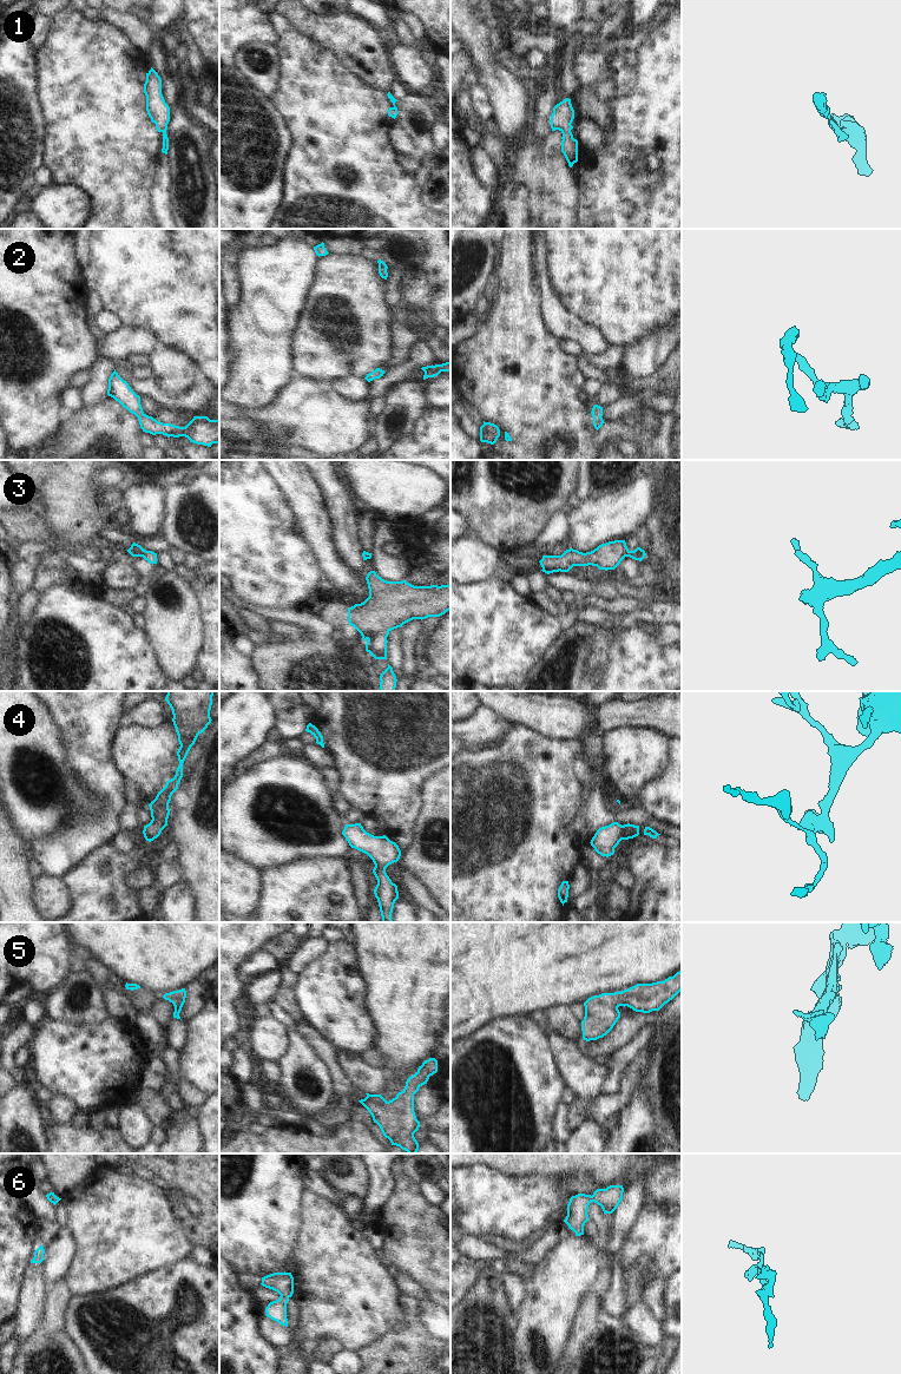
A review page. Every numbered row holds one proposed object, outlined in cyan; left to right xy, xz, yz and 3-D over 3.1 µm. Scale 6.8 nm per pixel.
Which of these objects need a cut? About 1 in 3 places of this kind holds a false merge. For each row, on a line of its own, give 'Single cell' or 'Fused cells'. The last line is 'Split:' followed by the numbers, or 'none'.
1: Single cell
2: Single cell
3: Fused cells
4: Single cell
5: Single cell
6: Single cell
Split: 3

